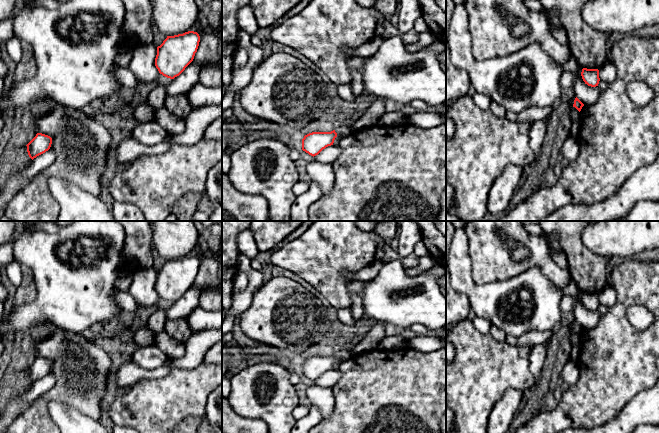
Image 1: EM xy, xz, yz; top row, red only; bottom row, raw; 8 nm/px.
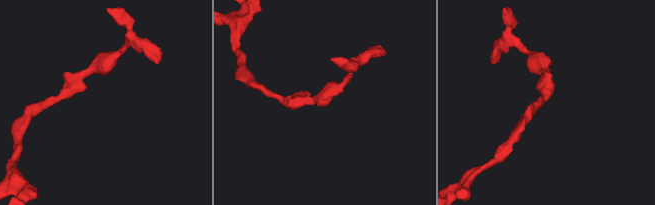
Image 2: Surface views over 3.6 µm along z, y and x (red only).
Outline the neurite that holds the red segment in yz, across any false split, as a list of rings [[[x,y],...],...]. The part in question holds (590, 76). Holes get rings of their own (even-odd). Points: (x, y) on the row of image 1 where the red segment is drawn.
[[[583,68],[581,76],[585,84],[591,87],[596,87],[599,84],[599,70]]]

